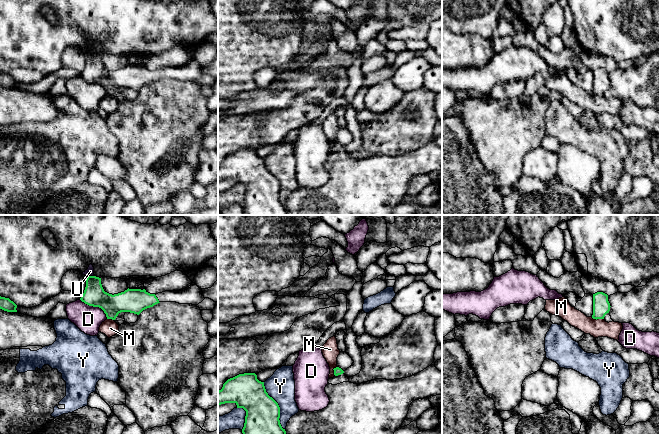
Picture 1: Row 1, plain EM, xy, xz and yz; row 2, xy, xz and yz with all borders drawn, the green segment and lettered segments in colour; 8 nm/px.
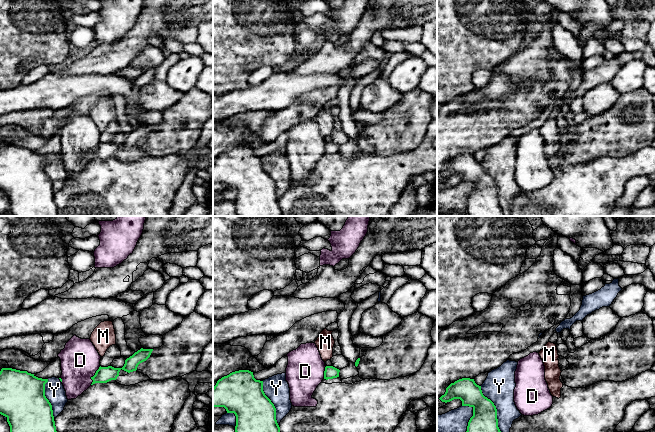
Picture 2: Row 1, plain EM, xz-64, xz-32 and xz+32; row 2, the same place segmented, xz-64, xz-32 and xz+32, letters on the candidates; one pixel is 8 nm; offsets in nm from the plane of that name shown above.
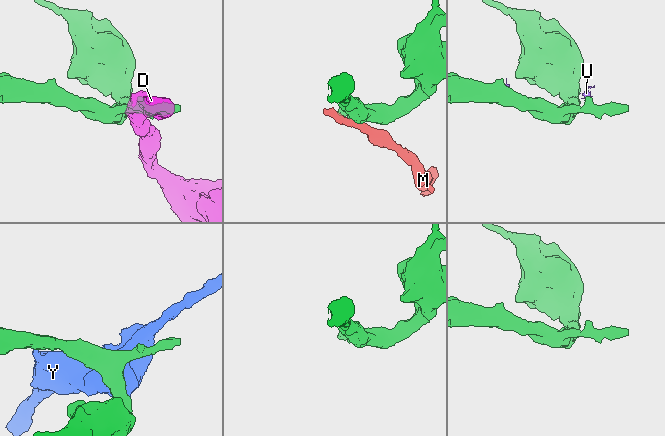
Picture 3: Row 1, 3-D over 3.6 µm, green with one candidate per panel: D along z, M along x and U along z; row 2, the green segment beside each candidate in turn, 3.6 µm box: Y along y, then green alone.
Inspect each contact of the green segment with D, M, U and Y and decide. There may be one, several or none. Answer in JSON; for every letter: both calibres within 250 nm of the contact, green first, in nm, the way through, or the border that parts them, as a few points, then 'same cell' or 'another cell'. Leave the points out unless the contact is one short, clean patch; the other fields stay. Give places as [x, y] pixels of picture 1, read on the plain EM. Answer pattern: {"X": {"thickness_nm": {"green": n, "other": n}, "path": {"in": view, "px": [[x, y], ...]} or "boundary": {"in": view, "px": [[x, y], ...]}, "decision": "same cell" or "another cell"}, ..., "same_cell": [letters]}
{"D": {"thickness_nm": {"green": 180, "other": 220}, "boundary": {"in": "xy", "px": [[80, 75], [89, 81], [98, 82], [107, 94]]}, "decision": "another cell"}, "M": {"thickness_nm": {"green": 140, "other": 140}, "boundary": {"in": "yz", "px": [[591, 93], [603, 95]]}, "decision": "another cell"}, "U": {"thickness_nm": {"green": 180, "other": 60}, "decision": "another cell"}, "Y": {"thickness_nm": {"green": 320, "other": 220}, "decision": "another cell"}, "same_cell": []}

